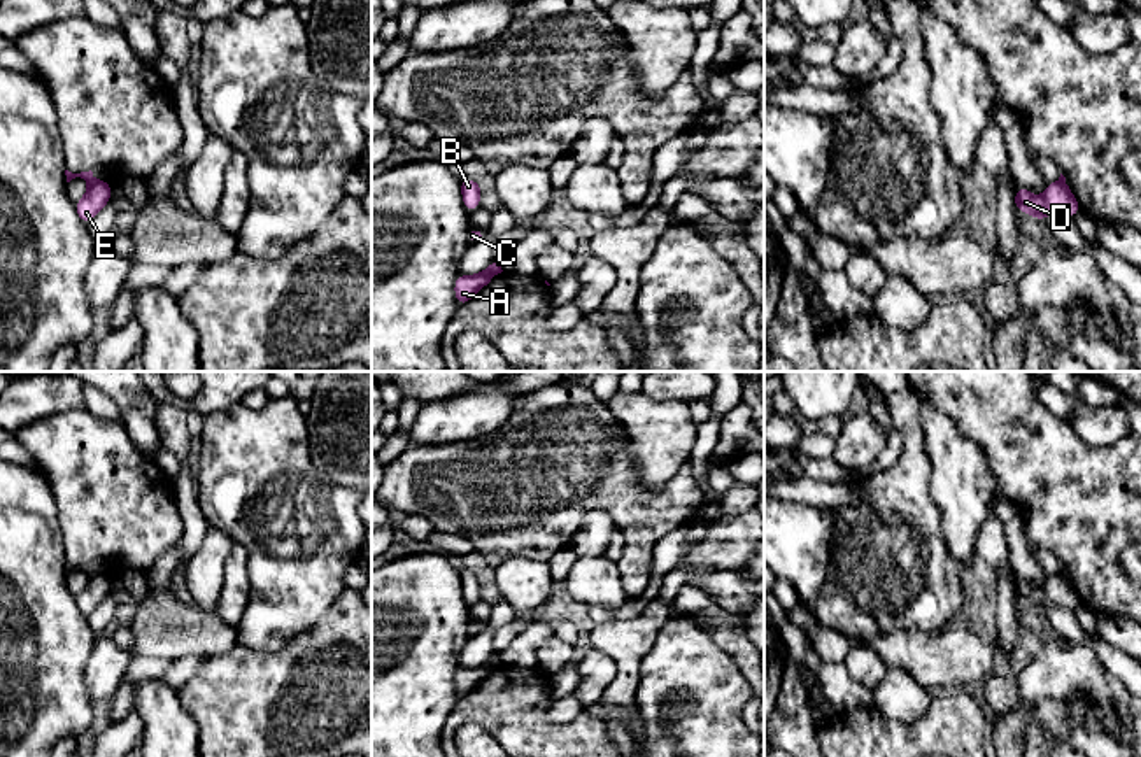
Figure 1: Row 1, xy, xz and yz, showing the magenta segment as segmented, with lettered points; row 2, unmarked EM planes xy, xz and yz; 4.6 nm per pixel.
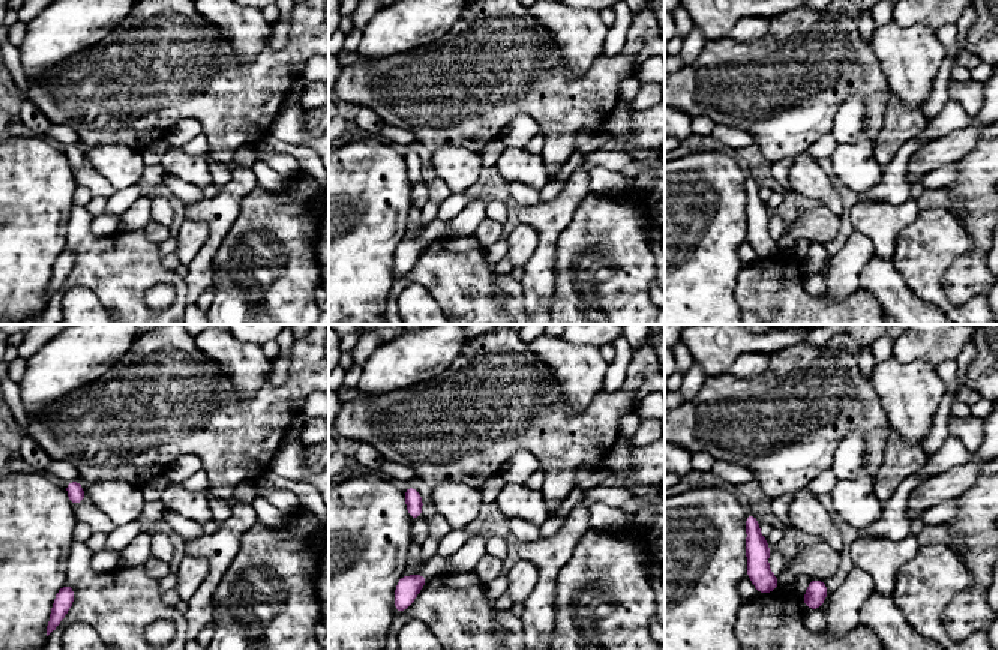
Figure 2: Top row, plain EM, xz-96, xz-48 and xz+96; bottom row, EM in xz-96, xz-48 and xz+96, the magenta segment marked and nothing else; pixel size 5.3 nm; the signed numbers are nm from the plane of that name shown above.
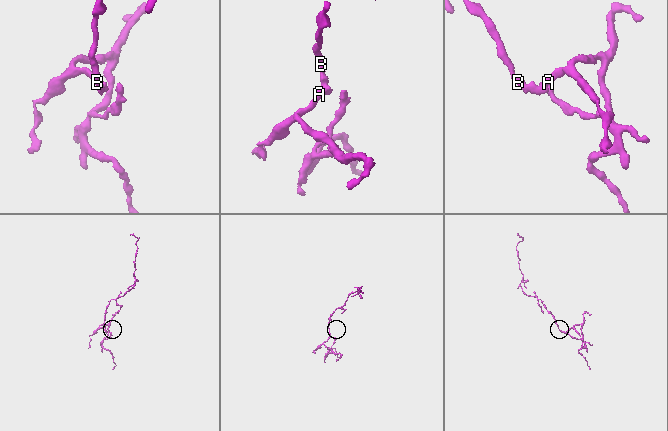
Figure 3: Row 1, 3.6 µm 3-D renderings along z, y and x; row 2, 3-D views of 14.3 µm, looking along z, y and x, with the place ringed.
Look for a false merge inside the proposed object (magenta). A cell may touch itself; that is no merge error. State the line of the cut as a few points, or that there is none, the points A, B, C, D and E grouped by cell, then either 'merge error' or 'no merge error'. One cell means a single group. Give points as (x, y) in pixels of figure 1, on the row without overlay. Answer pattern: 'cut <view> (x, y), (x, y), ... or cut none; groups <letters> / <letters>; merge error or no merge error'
cut xy (97, 573), (90, 579); groups A / B C D E; merge error

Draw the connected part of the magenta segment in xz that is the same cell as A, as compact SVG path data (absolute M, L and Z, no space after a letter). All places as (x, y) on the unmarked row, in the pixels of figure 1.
M487 662L470 669L459 666L454 676L457 699L468 696L484 678L491 675Z

